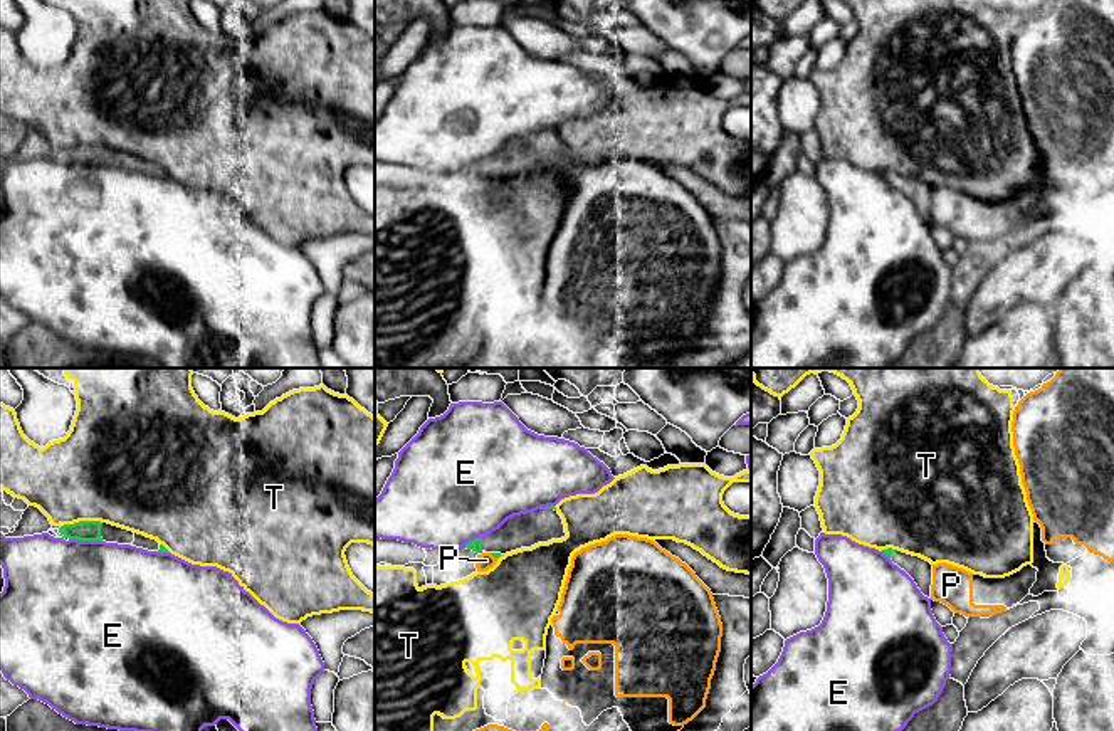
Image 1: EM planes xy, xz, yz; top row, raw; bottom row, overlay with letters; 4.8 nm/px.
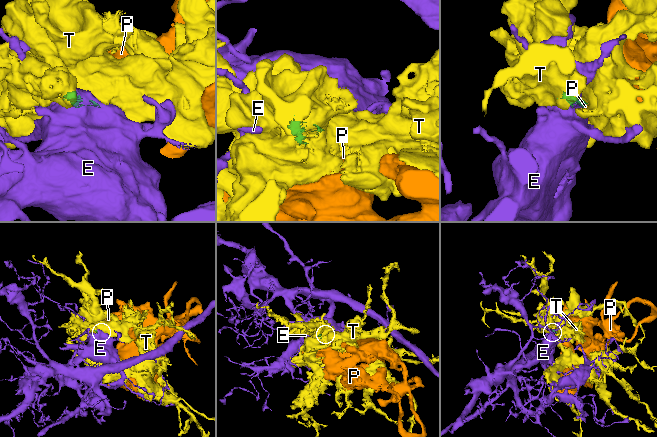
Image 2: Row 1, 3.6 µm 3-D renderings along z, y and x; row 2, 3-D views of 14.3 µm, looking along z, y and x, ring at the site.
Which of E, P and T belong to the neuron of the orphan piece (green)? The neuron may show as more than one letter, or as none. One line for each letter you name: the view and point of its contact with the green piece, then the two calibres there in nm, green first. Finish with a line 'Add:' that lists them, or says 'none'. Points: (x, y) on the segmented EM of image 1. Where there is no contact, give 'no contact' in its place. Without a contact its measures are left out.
Add: none

